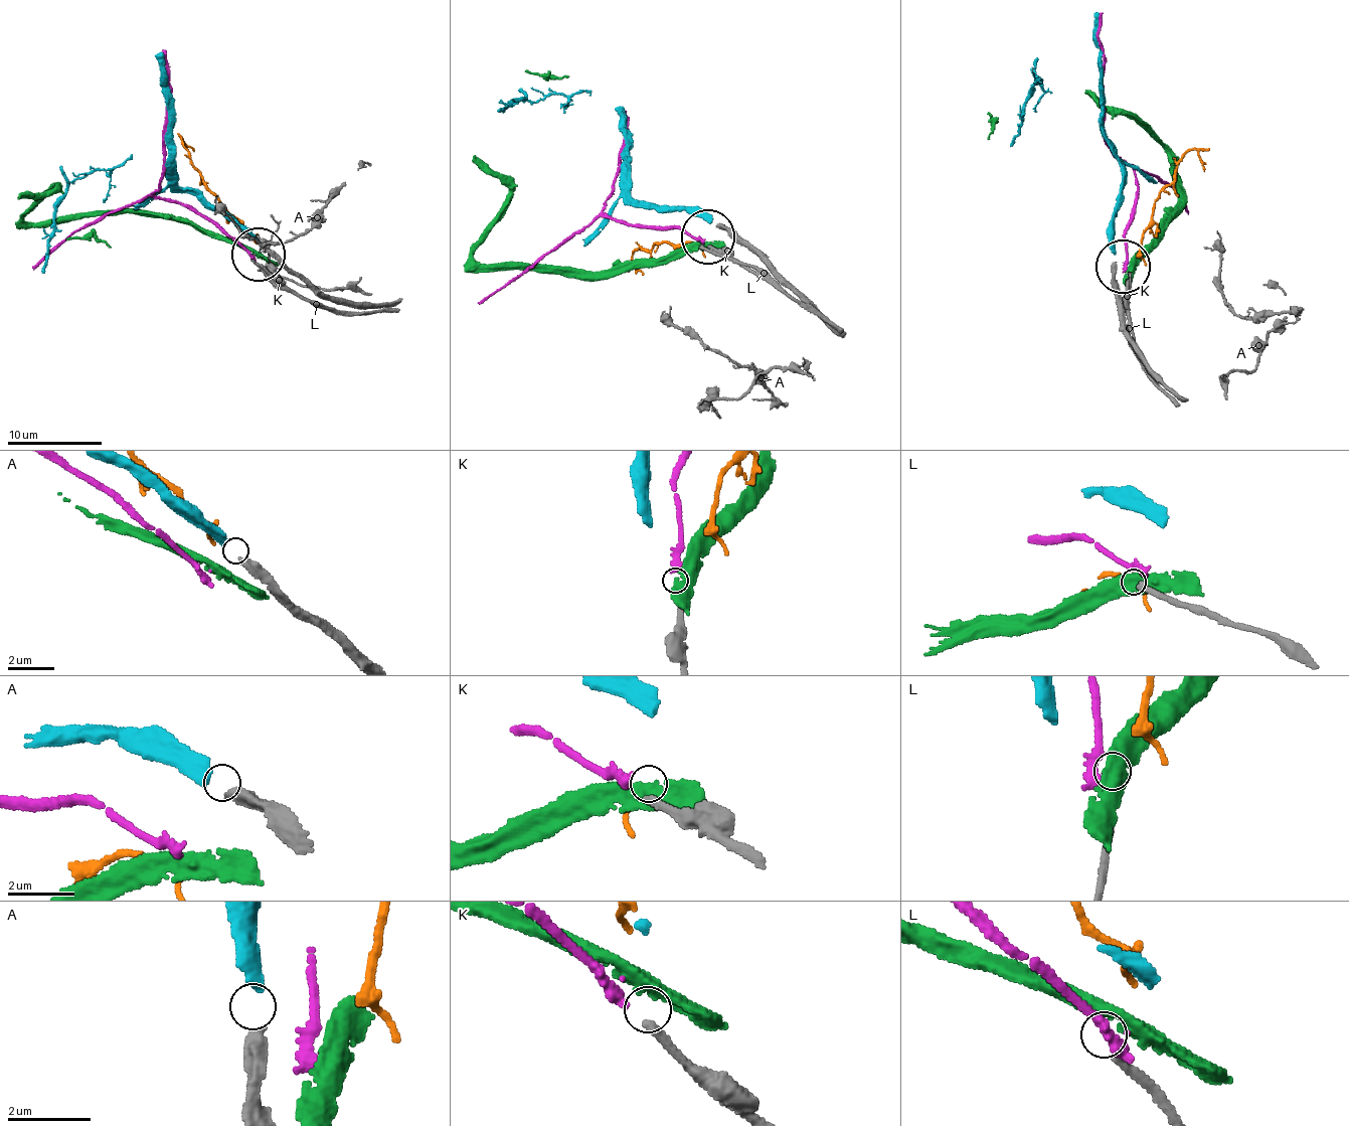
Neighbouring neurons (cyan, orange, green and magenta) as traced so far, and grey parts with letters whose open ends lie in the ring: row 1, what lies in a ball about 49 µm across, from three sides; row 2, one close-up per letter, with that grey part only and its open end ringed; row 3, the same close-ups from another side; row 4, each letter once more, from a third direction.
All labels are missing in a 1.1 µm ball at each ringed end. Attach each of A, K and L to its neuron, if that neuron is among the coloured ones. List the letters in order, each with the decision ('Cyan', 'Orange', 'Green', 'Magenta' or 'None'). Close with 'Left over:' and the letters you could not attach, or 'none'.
A: Cyan
K: Magenta
L: None
Left over: L

